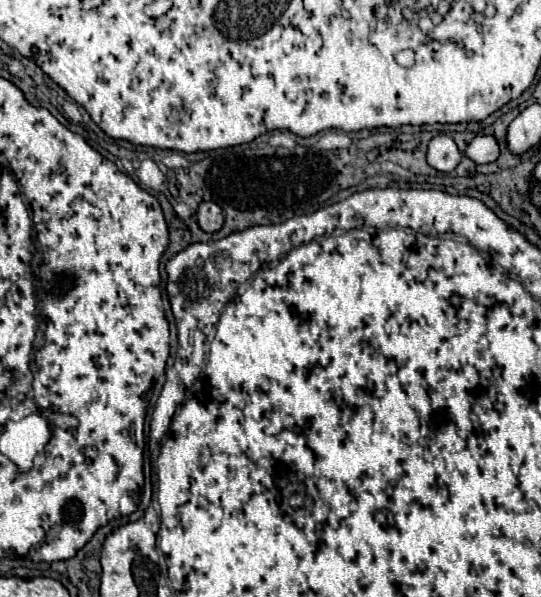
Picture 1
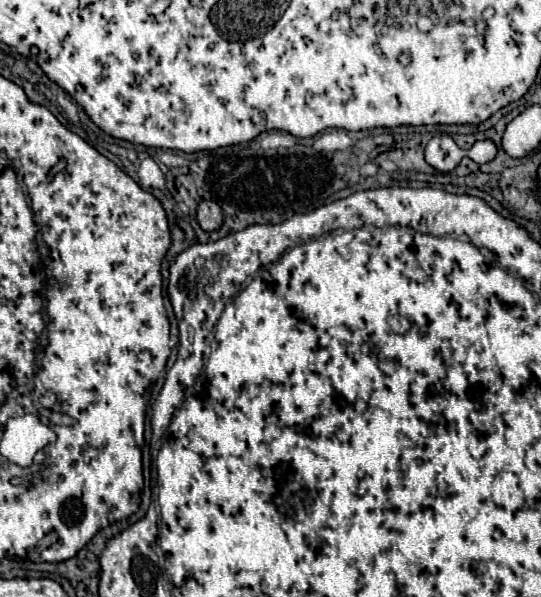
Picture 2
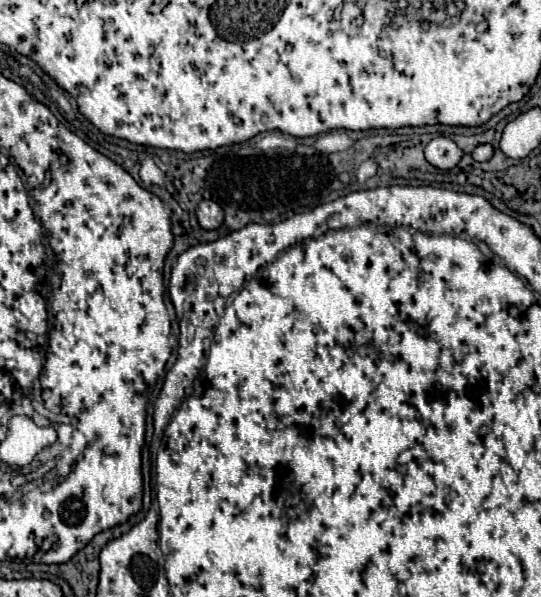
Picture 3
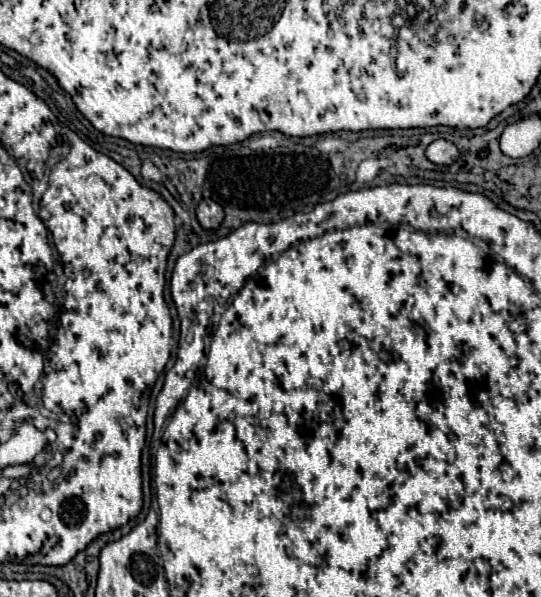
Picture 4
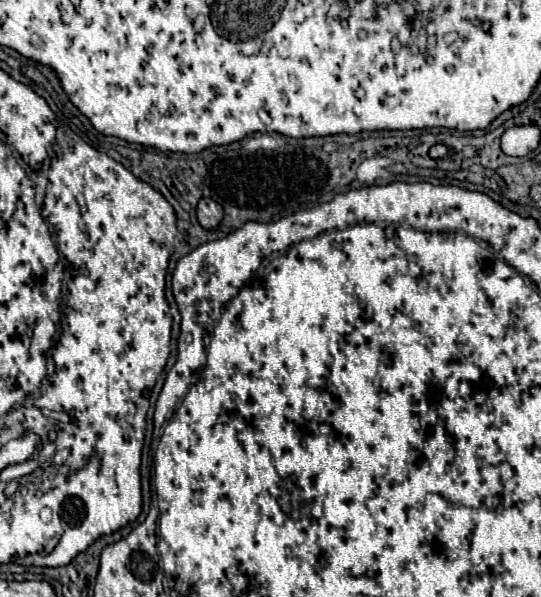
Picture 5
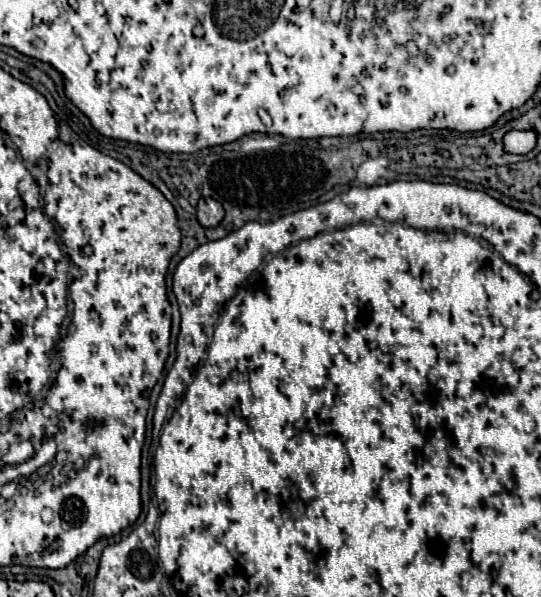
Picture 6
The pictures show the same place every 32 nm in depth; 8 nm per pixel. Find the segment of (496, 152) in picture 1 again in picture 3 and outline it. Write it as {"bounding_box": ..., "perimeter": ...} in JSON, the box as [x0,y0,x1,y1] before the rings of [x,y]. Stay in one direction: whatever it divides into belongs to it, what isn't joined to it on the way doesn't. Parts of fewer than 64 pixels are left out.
{"bounding_box":[470,144,494,162],"perimeter":[[[478,144],[478,146],[470,152],[470,156],[472,156],[476,162],[486,162],[486,160],[490,160],[490,158],[494,156],[494,146],[492,146],[492,144]]]}

